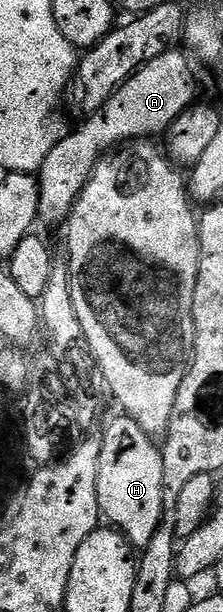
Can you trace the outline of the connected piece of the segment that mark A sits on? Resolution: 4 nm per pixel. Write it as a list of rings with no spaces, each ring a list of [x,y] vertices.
[[[178,50],[165,51],[160,53],[160,57],[148,61],[127,83],[123,83],[114,92],[113,97],[101,109],[82,121],[86,123],[63,135],[61,141],[52,149],[52,153],[44,157],[44,165],[36,172],[40,189],[39,220],[66,220],[78,199],[78,194],[84,189],[102,156],[109,155],[119,145],[131,141],[165,136],[176,117],[180,117],[180,113],[194,106],[199,98],[198,75],[190,64],[191,56],[186,56]]]

